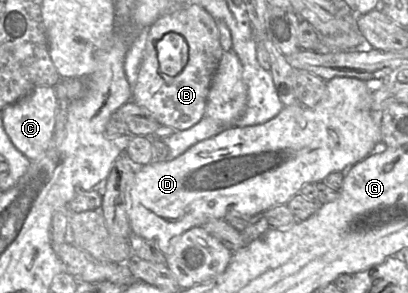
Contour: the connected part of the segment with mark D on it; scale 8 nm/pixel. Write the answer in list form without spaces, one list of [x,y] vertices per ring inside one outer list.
[[[335,77],[326,83],[327,89],[324,97],[313,108],[307,108],[301,104],[284,106],[276,117],[266,123],[246,127],[230,127],[212,138],[193,145],[186,152],[173,160],[151,161],[147,165],[138,166],[130,192],[130,224],[132,234],[155,242],[160,251],[167,256],[170,246],[172,245],[172,240],[195,226],[204,225],[211,219],[225,219],[227,215],[251,218],[275,206],[286,205],[306,184],[324,181],[326,177],[333,172],[345,172],[352,165],[368,157],[373,152],[375,146],[382,141],[382,111],[372,110],[372,92],[368,90],[366,81],[354,77]]]

